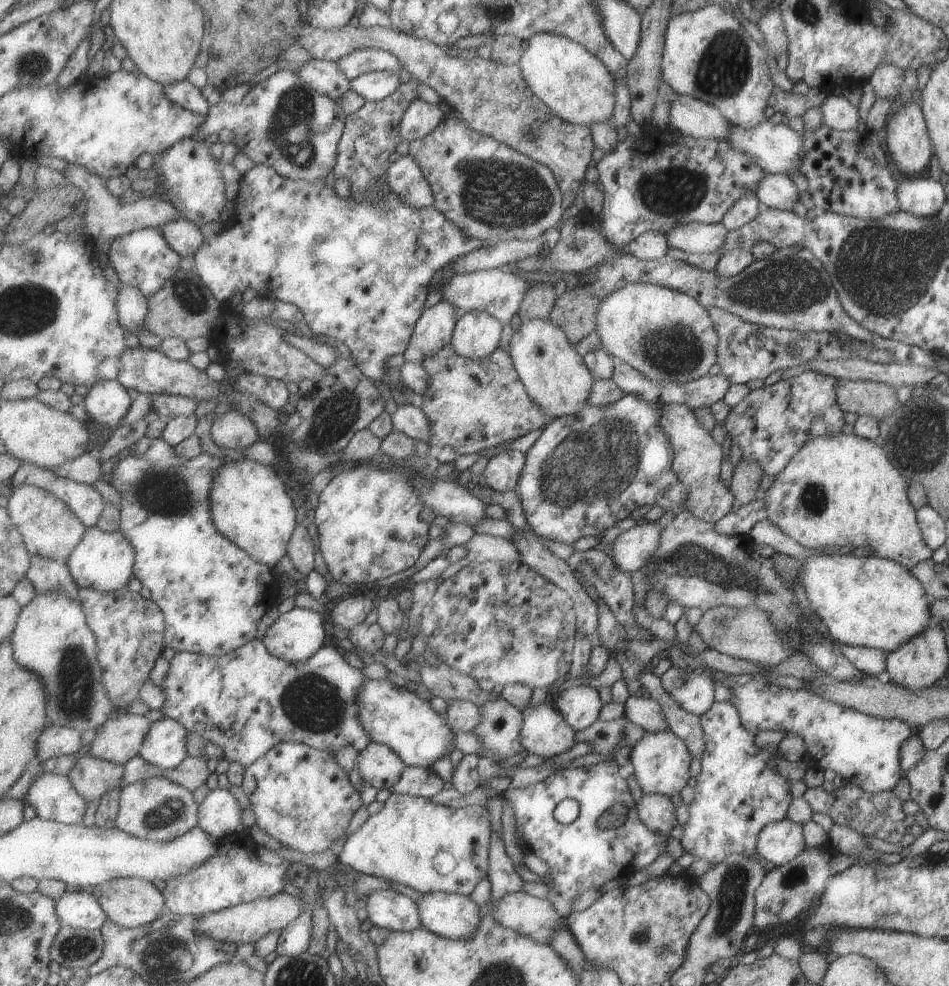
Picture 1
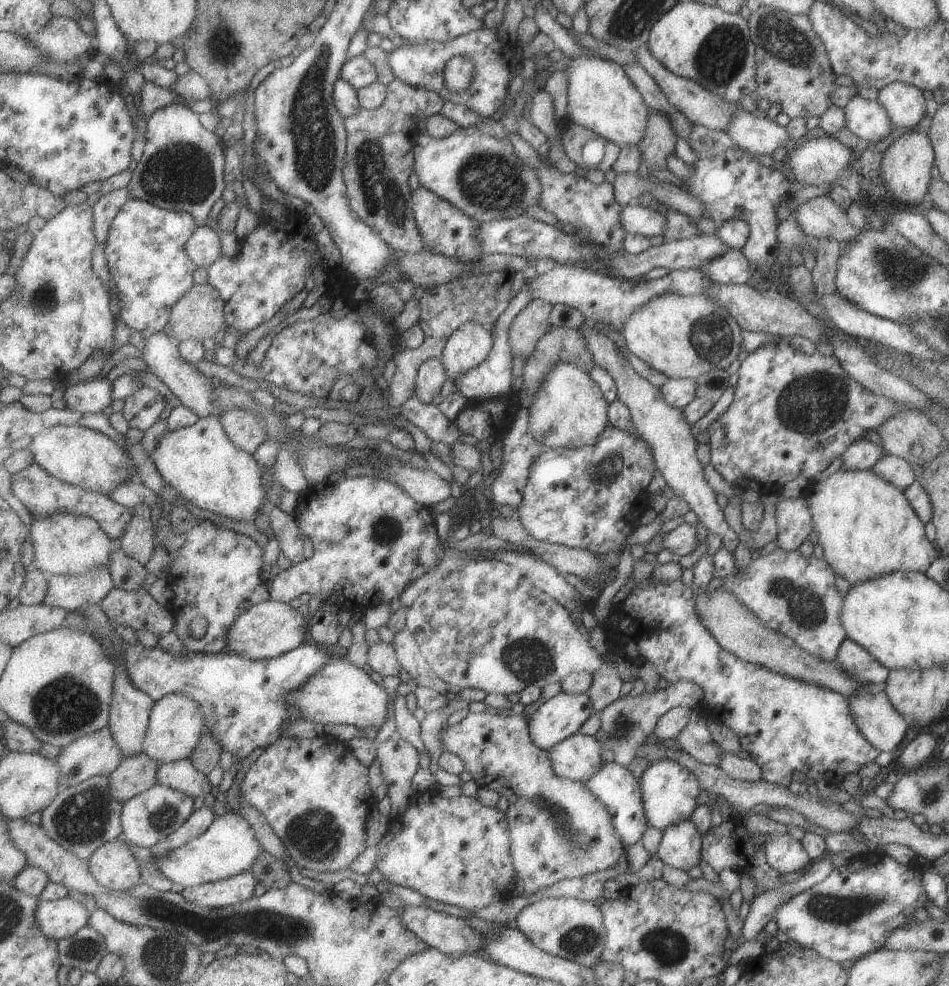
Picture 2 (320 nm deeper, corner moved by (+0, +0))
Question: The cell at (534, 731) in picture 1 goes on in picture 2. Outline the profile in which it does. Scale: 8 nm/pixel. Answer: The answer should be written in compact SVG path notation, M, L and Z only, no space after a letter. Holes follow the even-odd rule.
M577 732L549 751L553 770L561 778L584 782L604 764L601 753L605 750L594 736Z

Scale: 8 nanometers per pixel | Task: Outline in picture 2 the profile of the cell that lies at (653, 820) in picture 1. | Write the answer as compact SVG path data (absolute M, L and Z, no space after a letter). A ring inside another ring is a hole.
M683 820L662 829L656 856L664 865L696 873L701 857L702 838L693 822Z

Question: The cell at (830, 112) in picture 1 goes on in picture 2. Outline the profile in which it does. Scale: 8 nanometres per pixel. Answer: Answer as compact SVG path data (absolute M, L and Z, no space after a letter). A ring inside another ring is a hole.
M853 96L843 108L845 128L860 140L861 145L879 142L891 132L891 124L883 106L876 100Z

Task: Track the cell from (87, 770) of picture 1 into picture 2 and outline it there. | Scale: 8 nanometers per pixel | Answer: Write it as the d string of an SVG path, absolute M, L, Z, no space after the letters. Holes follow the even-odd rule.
M145 753L126 757L121 766L109 776L111 796L124 804L153 789L159 783L157 772L161 764Z

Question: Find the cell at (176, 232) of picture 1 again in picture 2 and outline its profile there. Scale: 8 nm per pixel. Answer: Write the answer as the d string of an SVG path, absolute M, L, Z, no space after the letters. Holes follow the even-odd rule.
M211 225L200 226L188 240L188 253L197 266L209 268L224 256L220 232Z

